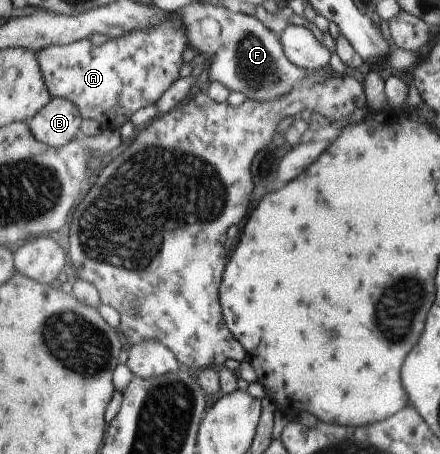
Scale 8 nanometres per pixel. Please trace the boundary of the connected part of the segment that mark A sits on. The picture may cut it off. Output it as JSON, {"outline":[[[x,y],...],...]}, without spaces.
{"outline":[[[175,18],[175,20],[163,20],[159,26],[149,26],[145,30],[135,30],[135,32],[129,32],[121,38],[108,38],[108,40],[102,46],[95,46],[89,39],[79,40],[72,44],[47,46],[45,50],[37,50],[37,58],[39,58],[39,66],[42,67],[43,78],[46,80],[48,90],[52,98],[67,99],[79,106],[79,110],[82,112],[83,120],[96,120],[101,126],[108,128],[109,130],[119,130],[123,124],[130,122],[133,116],[143,108],[150,105],[157,104],[159,98],[163,97],[181,77],[181,66],[183,66],[183,52],[187,47],[191,48],[191,40],[189,40],[189,34],[187,34],[187,28],[183,24],[183,20]]]}

